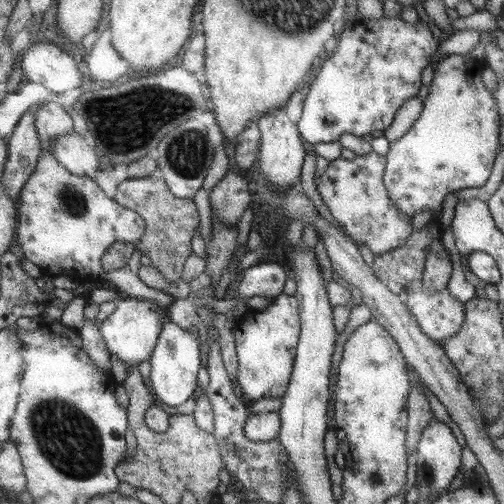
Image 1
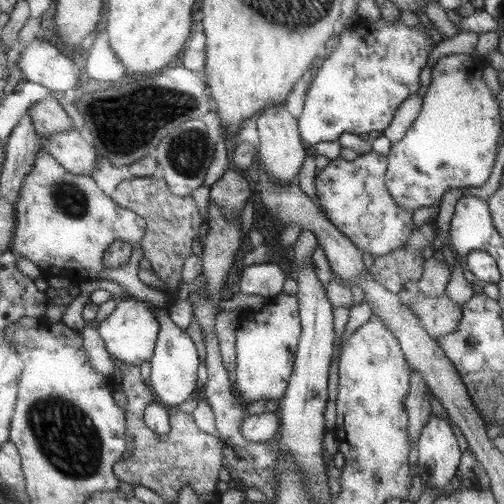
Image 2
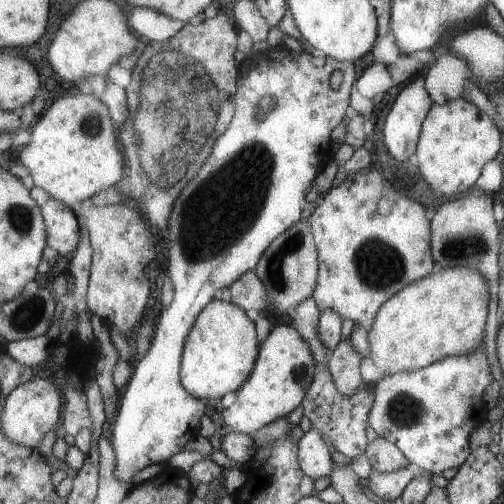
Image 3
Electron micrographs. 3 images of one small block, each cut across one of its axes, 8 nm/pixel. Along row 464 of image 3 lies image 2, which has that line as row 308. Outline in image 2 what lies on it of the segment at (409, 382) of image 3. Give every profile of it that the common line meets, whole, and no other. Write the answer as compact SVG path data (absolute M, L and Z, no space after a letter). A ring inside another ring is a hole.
M417 292L409 306L415 306L417 318L421 320L425 334L431 336L433 340L445 338L445 334L455 332L461 320L461 306L453 304L447 298L447 292L437 298L429 298Z

